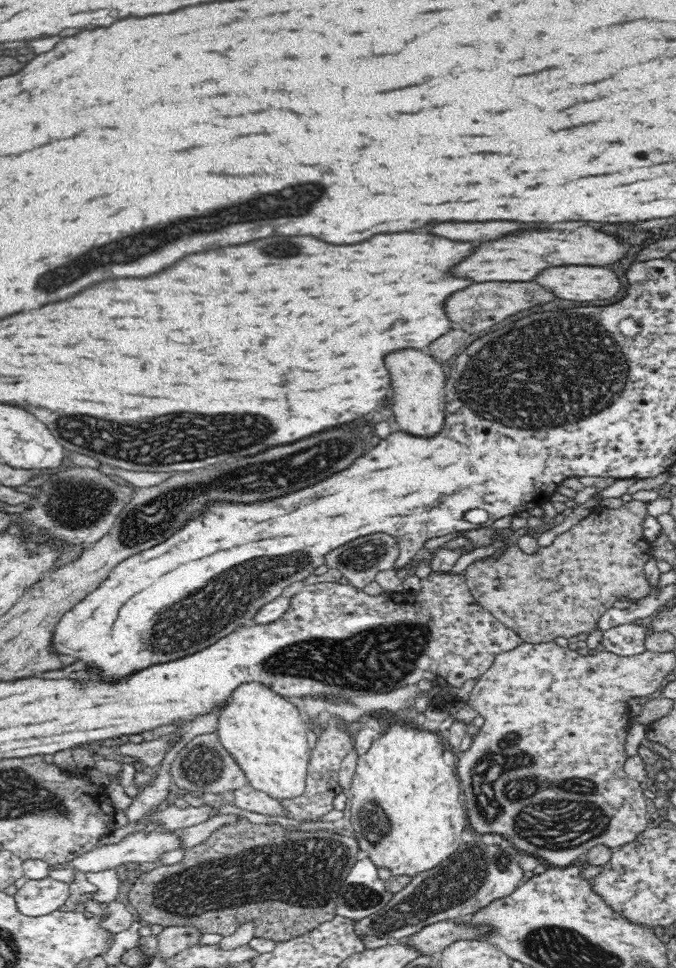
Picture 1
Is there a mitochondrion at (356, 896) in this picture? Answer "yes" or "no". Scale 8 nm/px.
yes

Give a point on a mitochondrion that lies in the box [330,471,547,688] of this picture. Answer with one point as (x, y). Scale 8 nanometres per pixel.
(361, 557)

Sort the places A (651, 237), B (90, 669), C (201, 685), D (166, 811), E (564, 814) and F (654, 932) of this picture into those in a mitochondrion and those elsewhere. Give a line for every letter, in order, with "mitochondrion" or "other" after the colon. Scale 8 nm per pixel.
A: other
B: other
C: other
D: other
E: mitochondrion
F: other

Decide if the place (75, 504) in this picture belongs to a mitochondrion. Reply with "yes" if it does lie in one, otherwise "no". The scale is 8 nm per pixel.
yes

